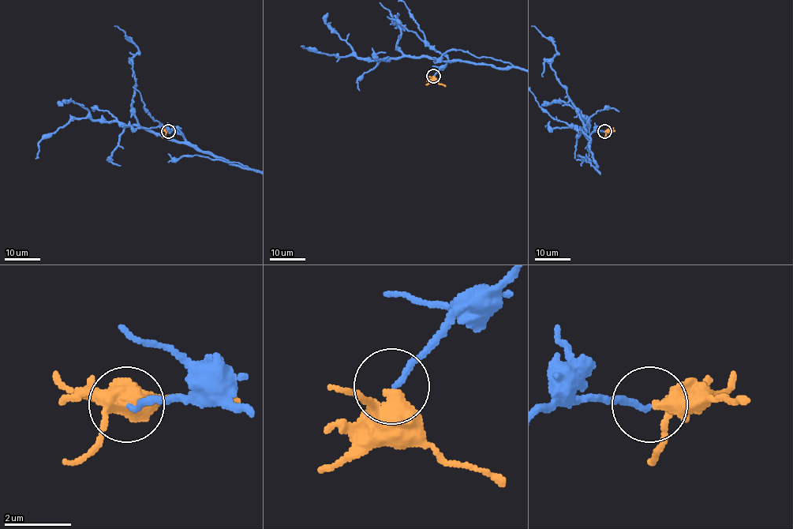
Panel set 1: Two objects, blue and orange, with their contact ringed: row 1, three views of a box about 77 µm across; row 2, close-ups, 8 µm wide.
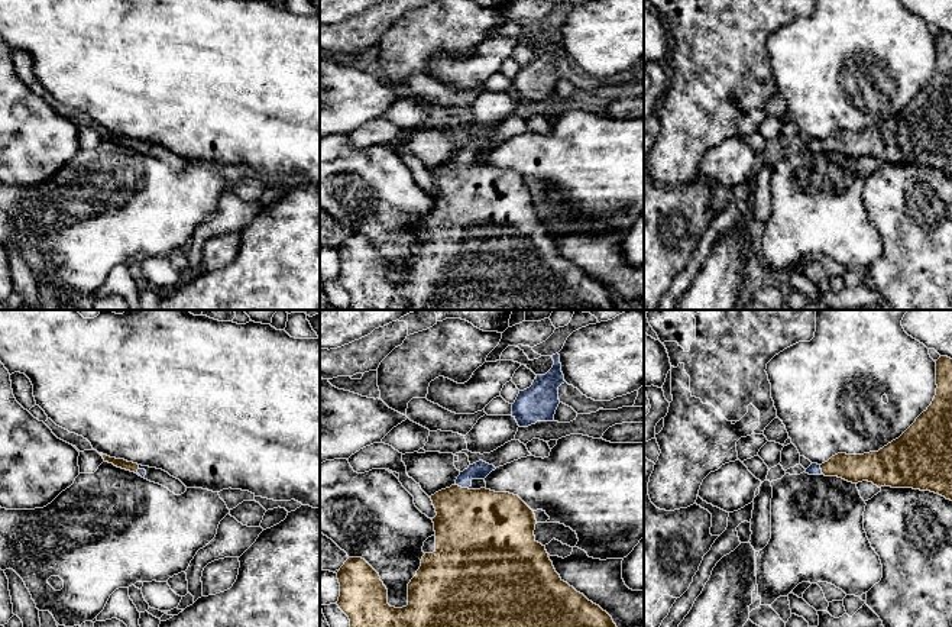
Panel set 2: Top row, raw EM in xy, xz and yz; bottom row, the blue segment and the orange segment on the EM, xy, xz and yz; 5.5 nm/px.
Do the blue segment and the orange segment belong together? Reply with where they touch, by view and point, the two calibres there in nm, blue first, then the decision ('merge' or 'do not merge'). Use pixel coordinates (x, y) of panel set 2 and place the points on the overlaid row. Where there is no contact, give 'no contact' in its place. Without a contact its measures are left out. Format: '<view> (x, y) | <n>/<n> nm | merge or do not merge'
xz (462, 487) | 100/440 nm | merge

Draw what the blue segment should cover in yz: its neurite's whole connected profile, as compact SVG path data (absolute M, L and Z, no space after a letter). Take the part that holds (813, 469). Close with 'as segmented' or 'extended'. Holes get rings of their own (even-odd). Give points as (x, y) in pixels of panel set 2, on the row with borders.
M952 359L935 362L936 395L898 439L878 452L838 453L822 465L812 463L806 474L930 491L952 501Z | extended

